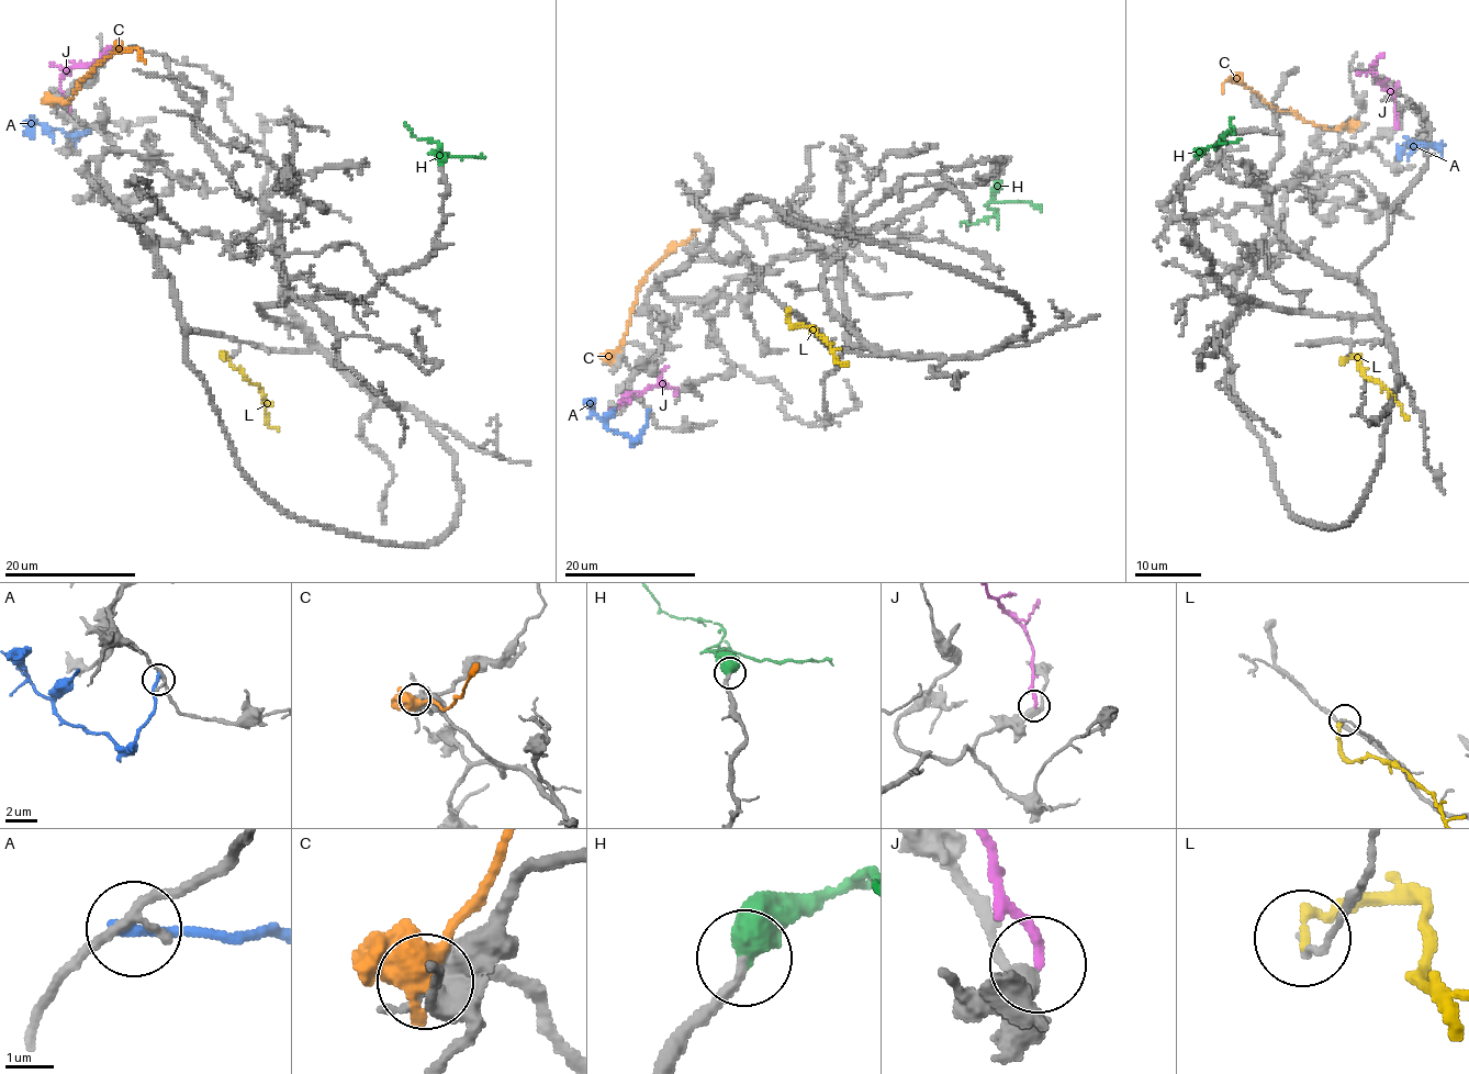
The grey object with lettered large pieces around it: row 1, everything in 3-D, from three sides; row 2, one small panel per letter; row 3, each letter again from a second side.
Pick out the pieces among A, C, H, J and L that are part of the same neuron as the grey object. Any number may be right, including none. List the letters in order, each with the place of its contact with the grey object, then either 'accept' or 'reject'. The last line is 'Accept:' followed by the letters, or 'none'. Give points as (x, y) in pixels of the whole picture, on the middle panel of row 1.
A: (648, 412) | reject
C: (610, 359) | reject
H: (998, 183) | accept
J: (629, 401) | reject
L: (789, 309) | reject
Accept: H

